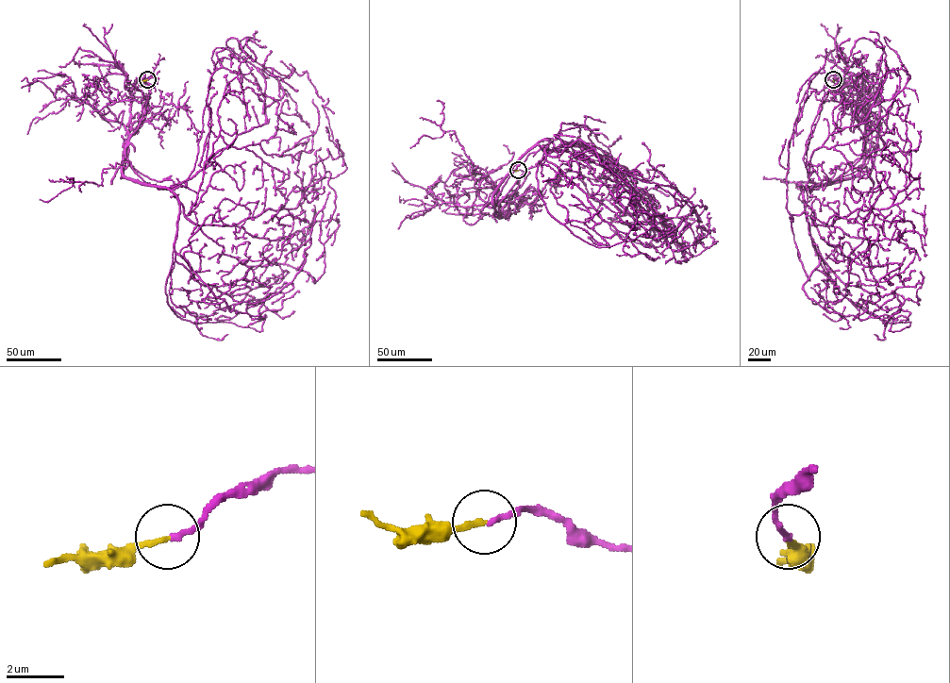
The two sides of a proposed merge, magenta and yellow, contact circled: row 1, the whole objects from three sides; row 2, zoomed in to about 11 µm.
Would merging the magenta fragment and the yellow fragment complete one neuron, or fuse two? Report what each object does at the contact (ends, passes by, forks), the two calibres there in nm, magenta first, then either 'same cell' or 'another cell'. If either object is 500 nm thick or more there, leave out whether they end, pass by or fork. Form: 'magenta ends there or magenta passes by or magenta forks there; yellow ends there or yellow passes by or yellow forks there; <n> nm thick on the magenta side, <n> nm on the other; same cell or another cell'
magenta ends there; yellow ends there; 170 nm thick on the magenta side, 200 nm on the other; another cell

